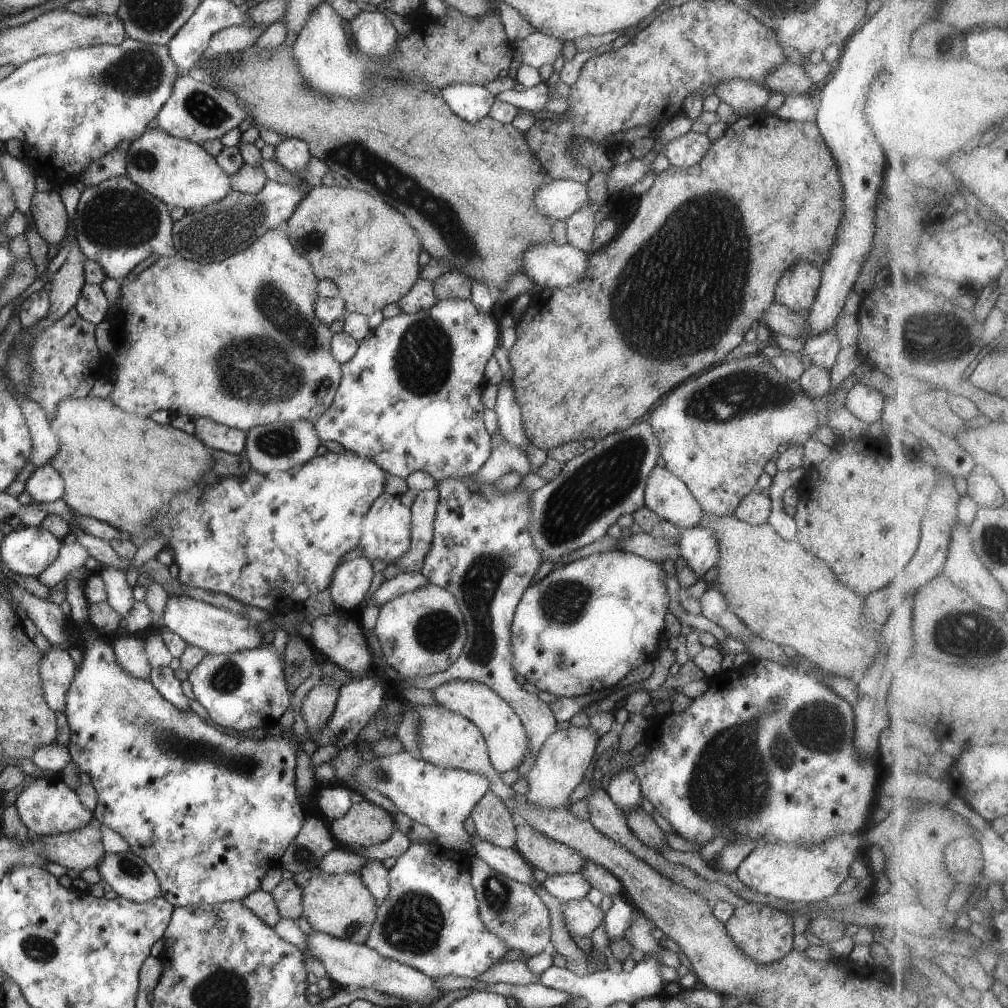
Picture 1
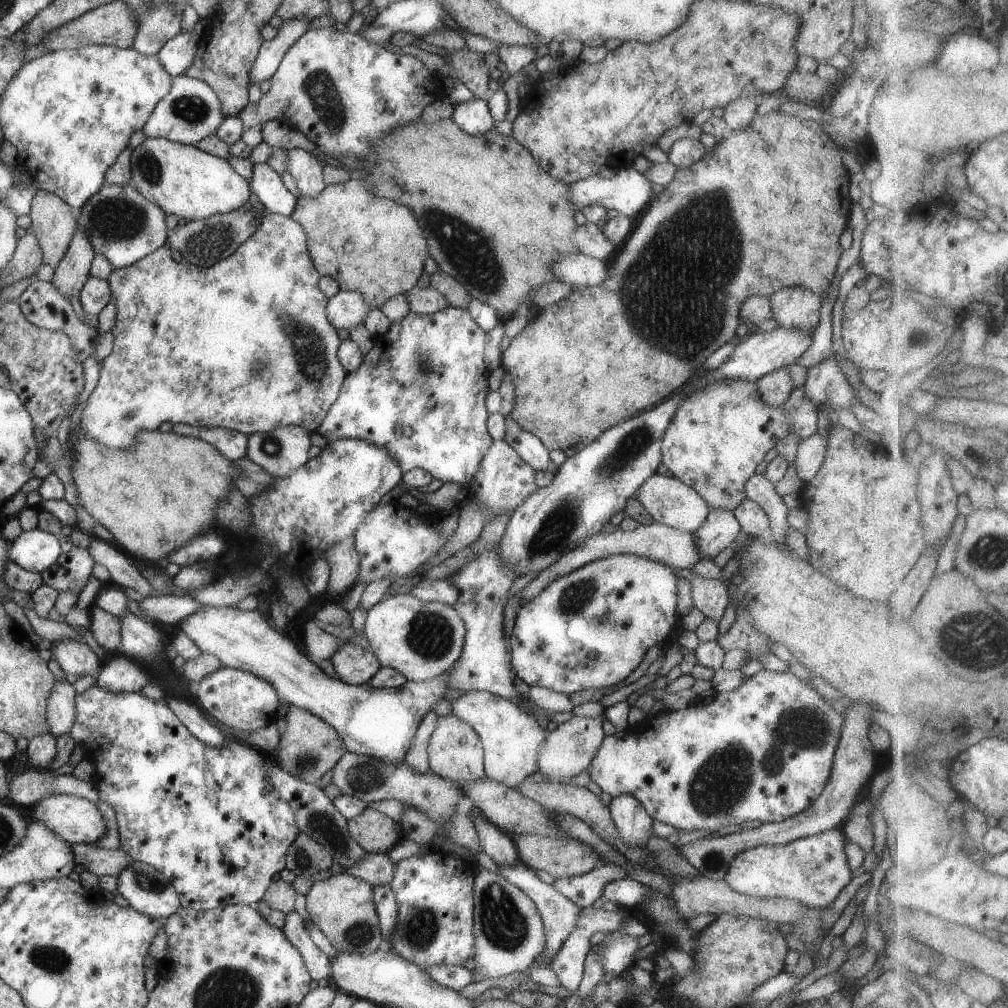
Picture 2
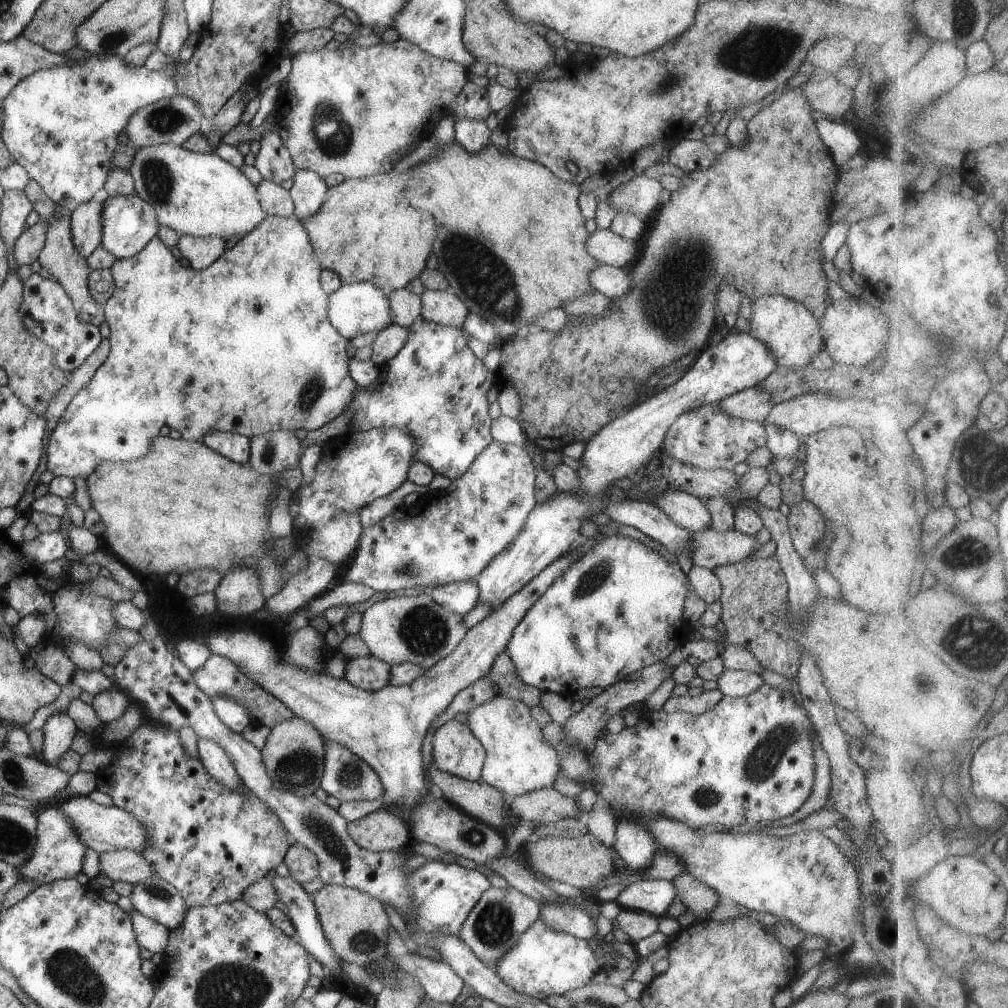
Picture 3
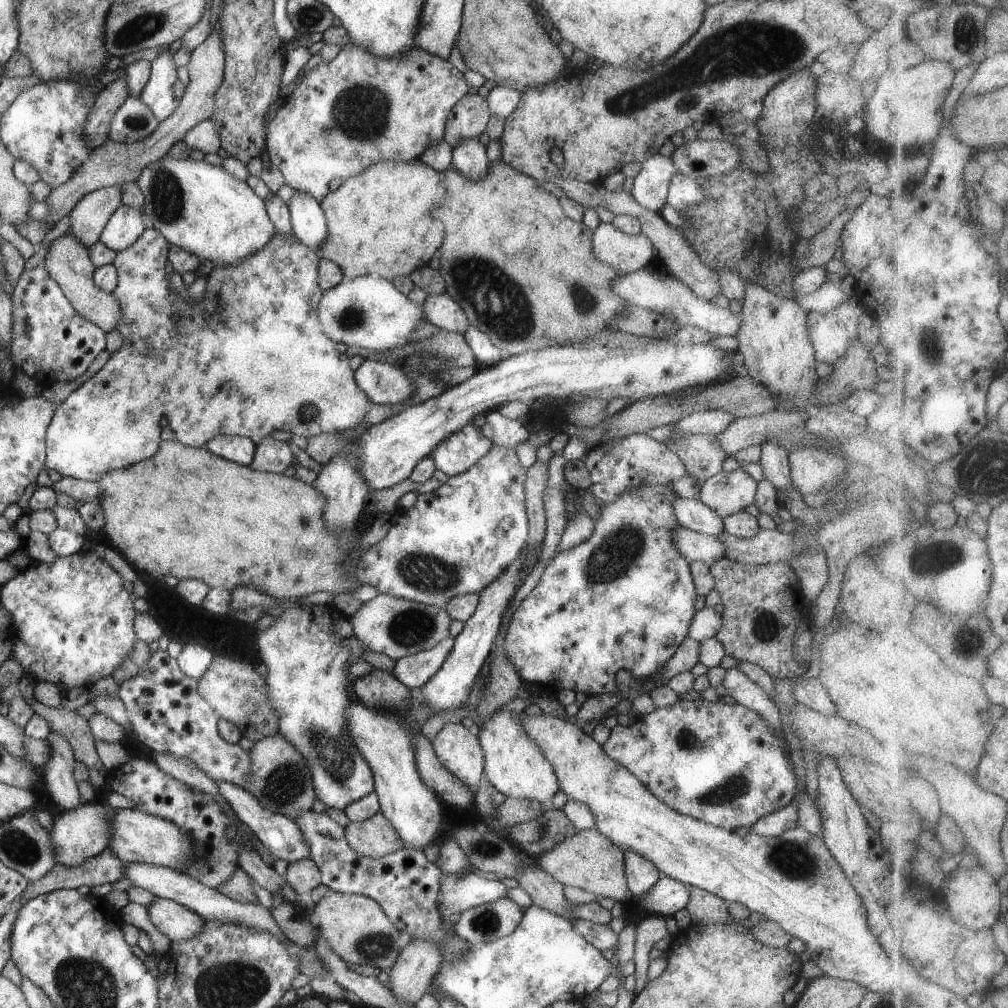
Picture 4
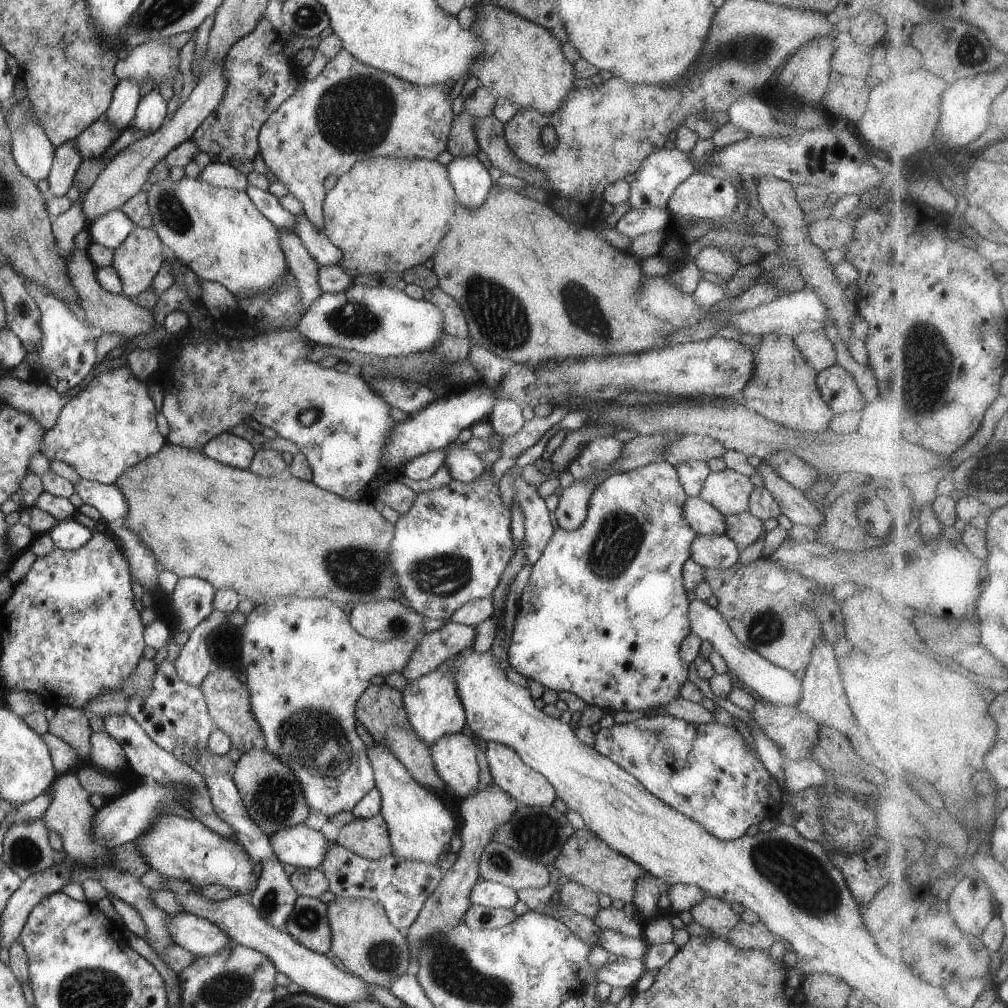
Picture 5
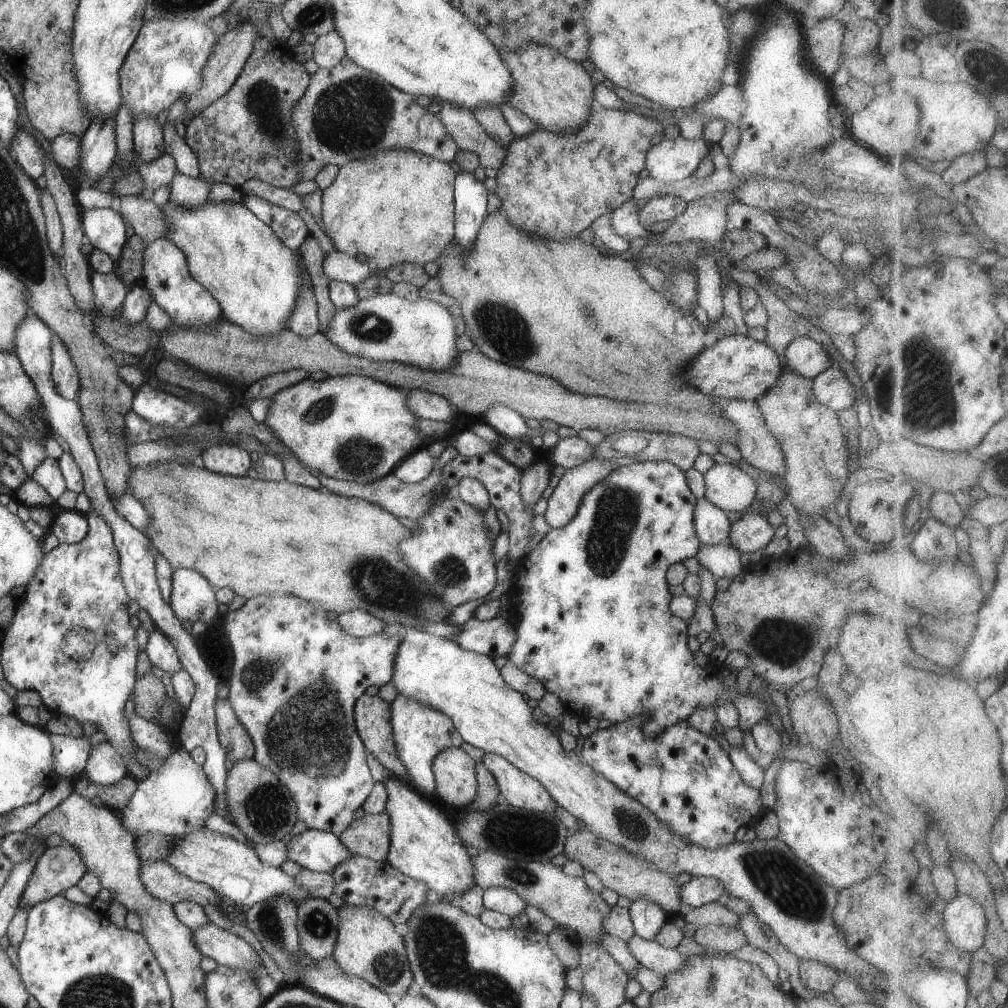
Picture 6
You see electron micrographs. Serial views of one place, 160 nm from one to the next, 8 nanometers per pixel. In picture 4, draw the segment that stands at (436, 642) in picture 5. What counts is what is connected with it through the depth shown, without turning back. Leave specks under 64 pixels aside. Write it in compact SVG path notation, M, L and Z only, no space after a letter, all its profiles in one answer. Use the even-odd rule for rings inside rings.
M450 636L434 646L433 649L407 656L395 662L392 674L410 690L418 691L440 670L453 647Z

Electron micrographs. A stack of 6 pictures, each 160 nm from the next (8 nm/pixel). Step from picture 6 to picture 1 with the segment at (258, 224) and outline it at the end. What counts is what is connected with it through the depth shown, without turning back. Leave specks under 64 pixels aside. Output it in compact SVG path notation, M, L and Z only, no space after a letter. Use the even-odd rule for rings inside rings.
M160 127L146 129L131 142L126 166L129 179L167 204L170 210L184 208L187 212L197 212L224 198L231 190L229 176L202 145L176 138Z

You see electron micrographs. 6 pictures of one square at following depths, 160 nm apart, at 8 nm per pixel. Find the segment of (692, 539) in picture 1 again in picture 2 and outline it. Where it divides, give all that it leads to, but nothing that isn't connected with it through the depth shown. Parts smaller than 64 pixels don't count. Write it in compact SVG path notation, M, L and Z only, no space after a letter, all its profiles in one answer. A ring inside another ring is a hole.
M712 509L704 524L693 532L693 538L698 552L704 559L714 558L727 546L740 538L742 527L733 511Z

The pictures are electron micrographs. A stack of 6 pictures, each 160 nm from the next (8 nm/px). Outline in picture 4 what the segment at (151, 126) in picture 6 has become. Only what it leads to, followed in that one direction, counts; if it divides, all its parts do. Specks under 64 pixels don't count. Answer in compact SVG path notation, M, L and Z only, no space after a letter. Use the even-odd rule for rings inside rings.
M170 46L151 62L151 75L137 96L160 119L168 118L180 104L185 85L178 78Z

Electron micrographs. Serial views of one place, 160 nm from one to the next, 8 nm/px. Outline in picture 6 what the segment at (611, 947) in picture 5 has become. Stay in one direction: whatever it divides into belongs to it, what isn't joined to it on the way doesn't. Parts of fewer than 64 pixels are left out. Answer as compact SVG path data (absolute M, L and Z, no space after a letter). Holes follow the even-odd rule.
M634 934L626 942L638 963L663 979L672 972L678 972L678 968L686 964L684 954L680 954L676 949L666 949L653 940L642 940Z

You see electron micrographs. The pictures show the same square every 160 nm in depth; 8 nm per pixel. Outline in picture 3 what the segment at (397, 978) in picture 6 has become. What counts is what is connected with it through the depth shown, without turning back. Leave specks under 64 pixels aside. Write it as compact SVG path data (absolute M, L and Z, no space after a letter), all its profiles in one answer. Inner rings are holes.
M326 885L311 895L326 940L336 955L343 961L356 966L379 964L386 959L388 930L392 928L385 906L366 894L350 887Z

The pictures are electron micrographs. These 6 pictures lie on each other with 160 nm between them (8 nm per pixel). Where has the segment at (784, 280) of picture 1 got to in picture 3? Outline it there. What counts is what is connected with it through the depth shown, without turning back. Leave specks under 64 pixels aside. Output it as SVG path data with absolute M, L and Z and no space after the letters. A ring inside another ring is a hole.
M780 295L760 296L753 301L752 314L748 318L750 331L748 334L766 342L766 346L776 356L776 368L804 368L810 360L823 350L823 342L819 321L810 310L796 302Z

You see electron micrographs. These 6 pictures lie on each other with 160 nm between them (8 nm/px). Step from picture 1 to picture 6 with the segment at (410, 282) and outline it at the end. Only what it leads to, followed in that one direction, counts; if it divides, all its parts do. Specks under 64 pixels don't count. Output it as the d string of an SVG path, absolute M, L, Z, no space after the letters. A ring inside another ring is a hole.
M400 148L380 150L373 156L348 162L339 168L336 180L322 191L323 231L334 243L336 251L373 259L381 272L403 262L423 267L436 262L454 239L456 174L458 172L449 163Z

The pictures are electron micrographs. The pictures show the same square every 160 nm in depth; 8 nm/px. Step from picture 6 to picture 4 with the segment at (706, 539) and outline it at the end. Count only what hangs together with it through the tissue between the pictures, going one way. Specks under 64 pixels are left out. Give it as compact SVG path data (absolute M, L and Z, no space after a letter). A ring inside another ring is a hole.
M676 497L672 503L672 510L680 527L715 537L725 530L723 518L698 497Z

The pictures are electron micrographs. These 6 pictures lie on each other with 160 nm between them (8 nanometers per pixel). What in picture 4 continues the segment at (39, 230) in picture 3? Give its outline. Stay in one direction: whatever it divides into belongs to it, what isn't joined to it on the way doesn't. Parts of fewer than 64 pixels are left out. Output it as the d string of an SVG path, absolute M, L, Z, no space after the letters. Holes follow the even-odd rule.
M212 32L204 42L193 49L192 59L187 64L189 81L185 86L185 93L181 98L178 108L165 118L160 126L152 131L143 141L137 143L117 143L112 139L104 141L99 147L92 150L89 159L82 164L73 178L58 187L48 195L45 203L48 207L47 218L41 223L54 225L64 216L69 216L74 205L85 195L101 188L120 187L124 183L135 181L142 169L163 156L169 154L169 150L178 141L184 140L186 133L199 122L210 119L215 113L215 94L222 84L225 69L225 54L221 36Z

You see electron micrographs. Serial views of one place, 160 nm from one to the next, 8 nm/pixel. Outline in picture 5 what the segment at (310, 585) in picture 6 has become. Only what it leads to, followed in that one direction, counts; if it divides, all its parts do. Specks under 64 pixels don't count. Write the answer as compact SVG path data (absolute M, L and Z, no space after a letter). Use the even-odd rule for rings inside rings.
M169 442L154 454L142 460L139 464L128 468L115 482L118 489L124 494L128 512L123 518L124 526L130 528L132 532L138 534L138 538L146 544L147 548L152 550L156 558L159 569L163 568L176 574L178 579L184 577L197 577L206 580L214 586L214 589L233 589L242 598L250 598L252 601L268 601L274 596L288 596L301 598L324 598L334 602L340 608L345 604L352 602L355 606L358 604L372 604L376 600L398 600L402 596L402 588L399 582L394 582L394 572L390 568L391 542L394 537L394 524L388 522L380 512L380 507L368 502L365 498L352 501L344 499L318 488L311 481L302 481L291 475L286 478L272 477L264 478L257 476L249 470L240 470L232 468L206 457L197 450L192 450L180 446L174 446Z

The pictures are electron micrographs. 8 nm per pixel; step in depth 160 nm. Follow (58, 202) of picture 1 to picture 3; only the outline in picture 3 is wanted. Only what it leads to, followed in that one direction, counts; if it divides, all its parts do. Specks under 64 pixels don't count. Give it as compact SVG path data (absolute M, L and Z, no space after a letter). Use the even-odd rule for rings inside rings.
M30 180L24 188L28 200L32 203L33 212L40 216L42 222L48 224L48 234L46 234L46 244L39 254L40 265L45 268L55 280L65 288L65 292L72 298L76 305L77 312L80 315L81 322L100 327L106 320L104 306L96 302L89 292L88 278L91 269L88 267L87 259L78 254L76 246L72 241L69 216L58 216L56 214L56 204L42 191L38 182Z

